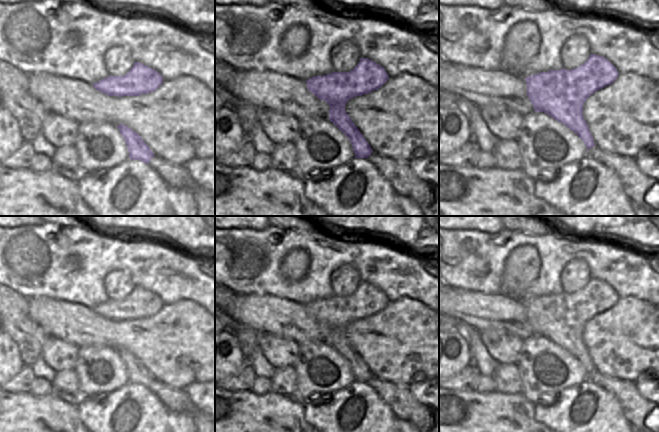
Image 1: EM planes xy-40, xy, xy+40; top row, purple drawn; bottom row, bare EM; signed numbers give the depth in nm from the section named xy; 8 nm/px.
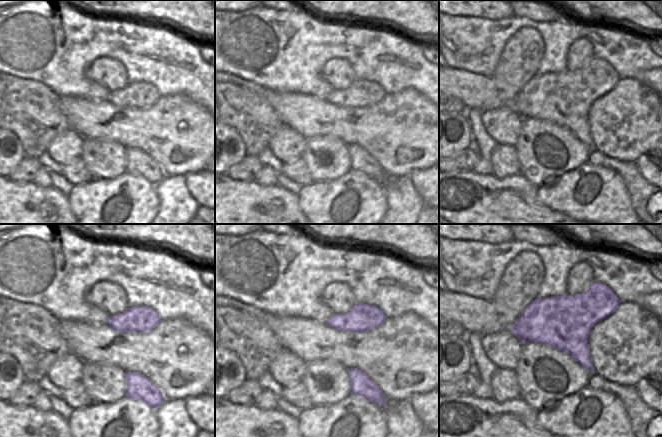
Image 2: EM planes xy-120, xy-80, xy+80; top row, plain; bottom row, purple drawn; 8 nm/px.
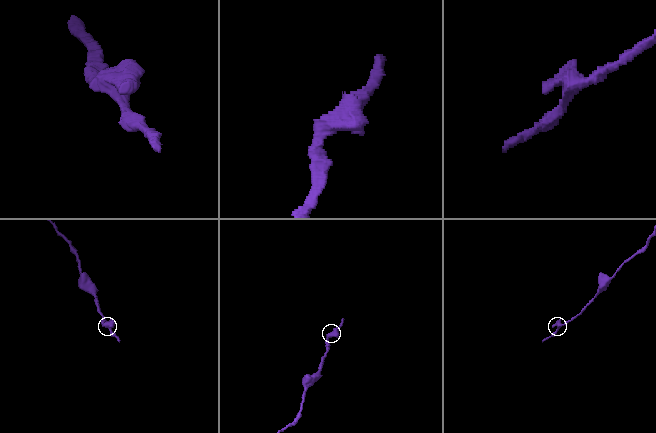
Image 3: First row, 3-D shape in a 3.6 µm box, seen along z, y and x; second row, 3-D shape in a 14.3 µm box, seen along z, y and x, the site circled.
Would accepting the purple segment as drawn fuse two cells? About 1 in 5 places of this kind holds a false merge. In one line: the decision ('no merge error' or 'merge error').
no merge error

